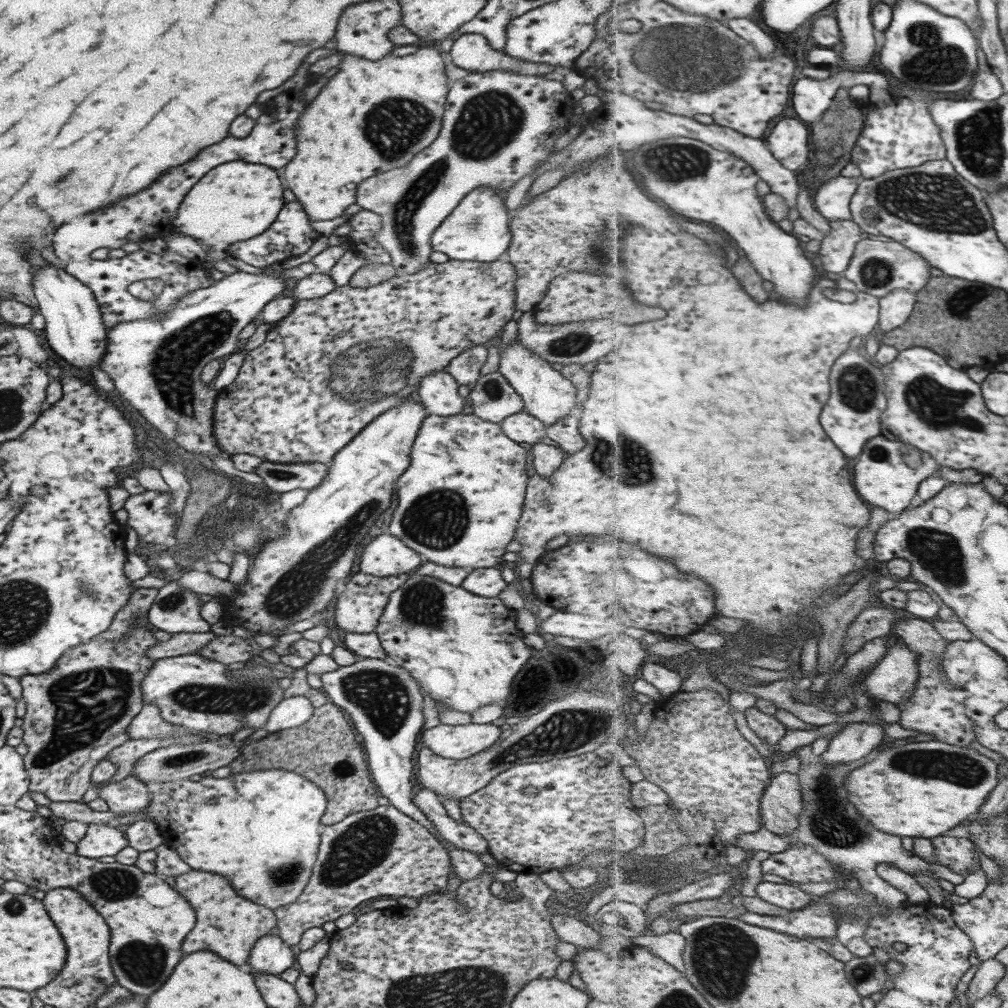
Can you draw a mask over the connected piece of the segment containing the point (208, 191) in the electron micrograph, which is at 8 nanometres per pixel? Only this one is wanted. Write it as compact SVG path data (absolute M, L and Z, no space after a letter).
M225 162L215 166L209 174L205 174L191 190L181 199L177 215L172 220L172 231L191 236L207 246L205 261L219 260L227 256L227 249L234 242L247 240L267 230L267 226L275 220L279 208L283 206L281 198L281 182L275 170L267 166L255 166L247 162Z

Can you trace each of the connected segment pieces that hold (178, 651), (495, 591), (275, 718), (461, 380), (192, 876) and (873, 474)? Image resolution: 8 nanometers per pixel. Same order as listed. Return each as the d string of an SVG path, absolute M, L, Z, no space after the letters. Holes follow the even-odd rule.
M210 630L204 633L182 632L172 634L168 640L158 641L146 650L146 657L151 660L193 654L196 650L209 644L216 636Z
M478 568L472 571L461 582L461 588L479 597L496 598L505 590L506 582L501 578L497 568Z
M303 695L282 698L269 713L263 728L268 733L301 726L311 718L313 706Z
M471 345L453 357L445 370L458 385L467 385L468 382L475 382L480 377L479 368L483 366L485 356L487 351L483 345Z
M189 869L189 872L177 875L174 882L174 889L188 902L195 915L195 926L187 934L187 938L183 938L181 952L191 954L195 950L211 950L230 964L245 968L255 942L276 926L274 909L257 906L239 896L231 883L225 882L225 878L221 878L219 874Z
M879 436L879 438L871 439L871 442L867 444L867 450L863 450L863 454L859 456L859 462L855 464L855 486L867 502L899 516L915 505L916 502L913 502L913 498L918 497L917 490L921 487L921 482L927 481L931 476L937 474L945 477L947 481L957 484L978 484L987 477L979 470L945 468L931 454L912 444ZM889 450L891 450L891 456L889 456Z

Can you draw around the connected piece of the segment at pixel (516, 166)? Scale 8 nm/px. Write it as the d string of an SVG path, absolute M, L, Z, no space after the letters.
M508 70L464 73L446 94L443 120L434 141L422 148L405 166L362 180L356 188L355 204L380 216L380 229L374 240L389 253L396 274L415 274L429 261L429 237L440 222L473 189L493 189L502 197L519 178L543 164L554 140L572 126L573 100L562 83L544 75L524 75Z

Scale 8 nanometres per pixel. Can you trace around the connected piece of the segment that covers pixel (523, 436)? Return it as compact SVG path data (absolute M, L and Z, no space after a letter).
M523 411L511 414L498 423L501 432L517 444L525 447L539 442L544 436L544 424Z

